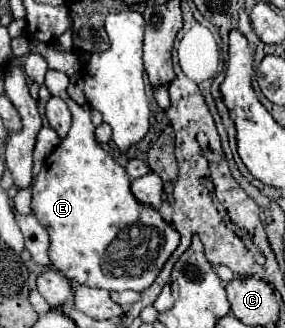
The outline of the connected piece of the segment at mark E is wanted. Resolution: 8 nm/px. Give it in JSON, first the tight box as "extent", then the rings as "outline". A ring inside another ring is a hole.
{"extent":[33,69,181,291],"outline":[[[49,69],[45,87],[61,97],[73,117],[71,129],[45,159],[33,185],[33,211],[49,229],[49,257],[73,283],[107,291],[145,291],[177,249],[181,235],[155,207],[141,205],[131,193],[125,169],[97,143],[89,111],[67,95],[69,77]]]}

